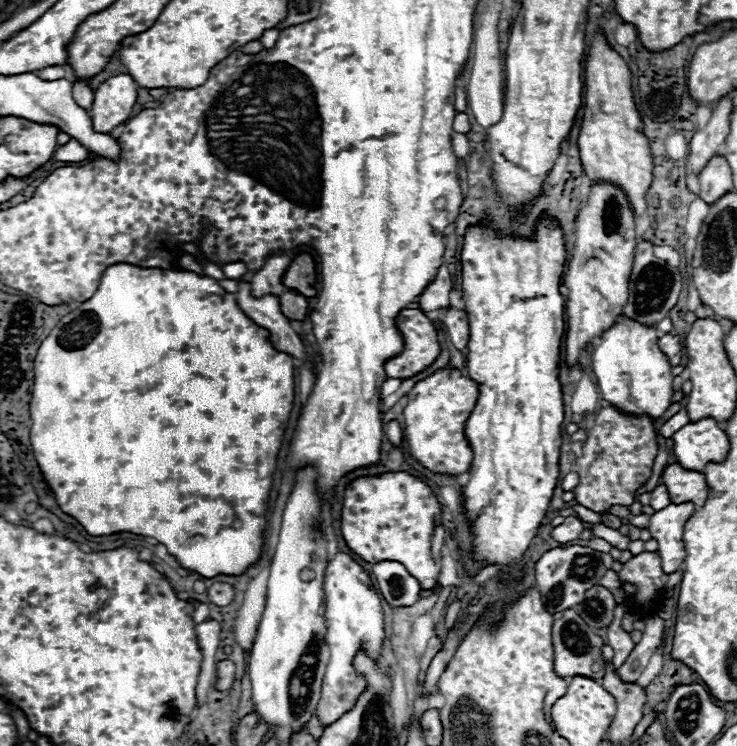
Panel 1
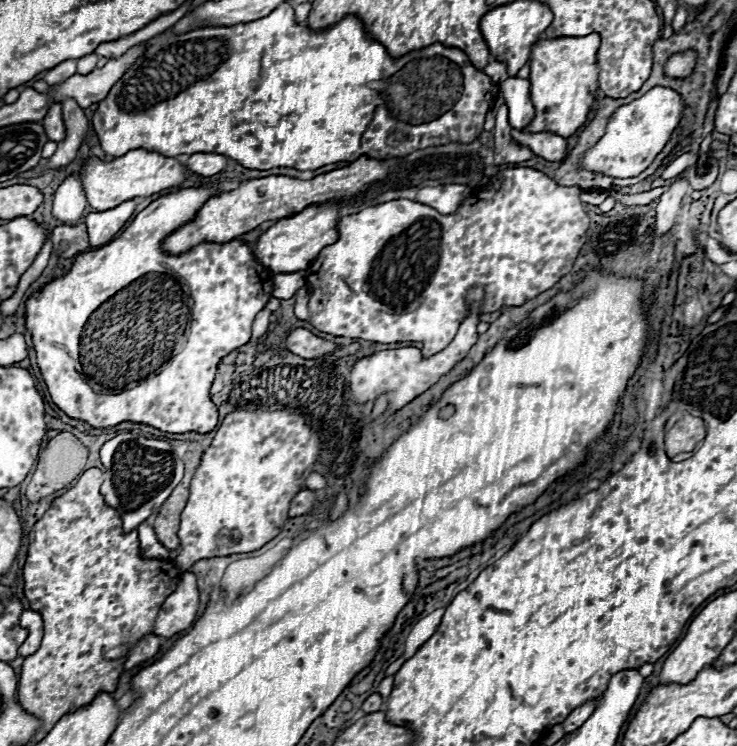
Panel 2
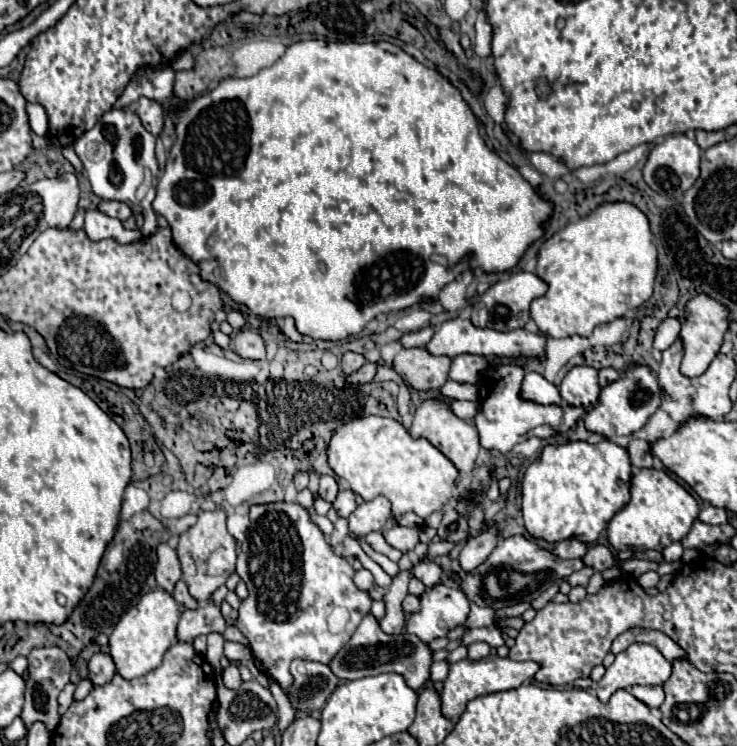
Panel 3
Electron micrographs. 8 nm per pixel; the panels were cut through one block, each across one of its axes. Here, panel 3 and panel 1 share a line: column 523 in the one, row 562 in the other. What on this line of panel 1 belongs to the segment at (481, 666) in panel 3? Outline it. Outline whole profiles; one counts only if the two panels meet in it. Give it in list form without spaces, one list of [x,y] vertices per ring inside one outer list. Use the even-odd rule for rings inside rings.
[[[670,504],[668,508],[662,508],[650,516],[650,536],[658,542],[658,554],[666,574],[676,572],[686,560],[682,532],[684,524],[692,518],[694,512],[694,504]]]

